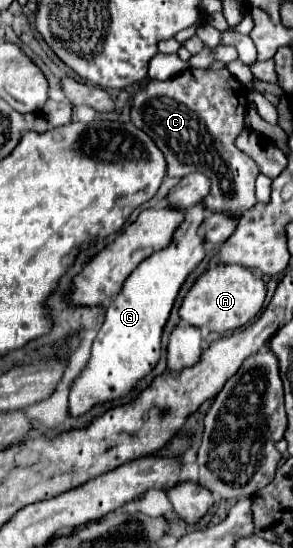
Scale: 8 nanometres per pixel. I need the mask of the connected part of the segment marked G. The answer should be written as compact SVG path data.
M201 203L187 209L185 221L177 229L171 245L147 257L129 275L129 279L123 285L123 293L119 293L117 299L107 307L105 323L93 341L87 367L73 381L69 391L69 413L73 417L85 415L91 407L99 403L123 399L157 365L161 357L163 327L169 321L177 293L205 257L205 241L201 241L199 233L199 225L205 219L205 215L209 213L205 213L205 207Z

